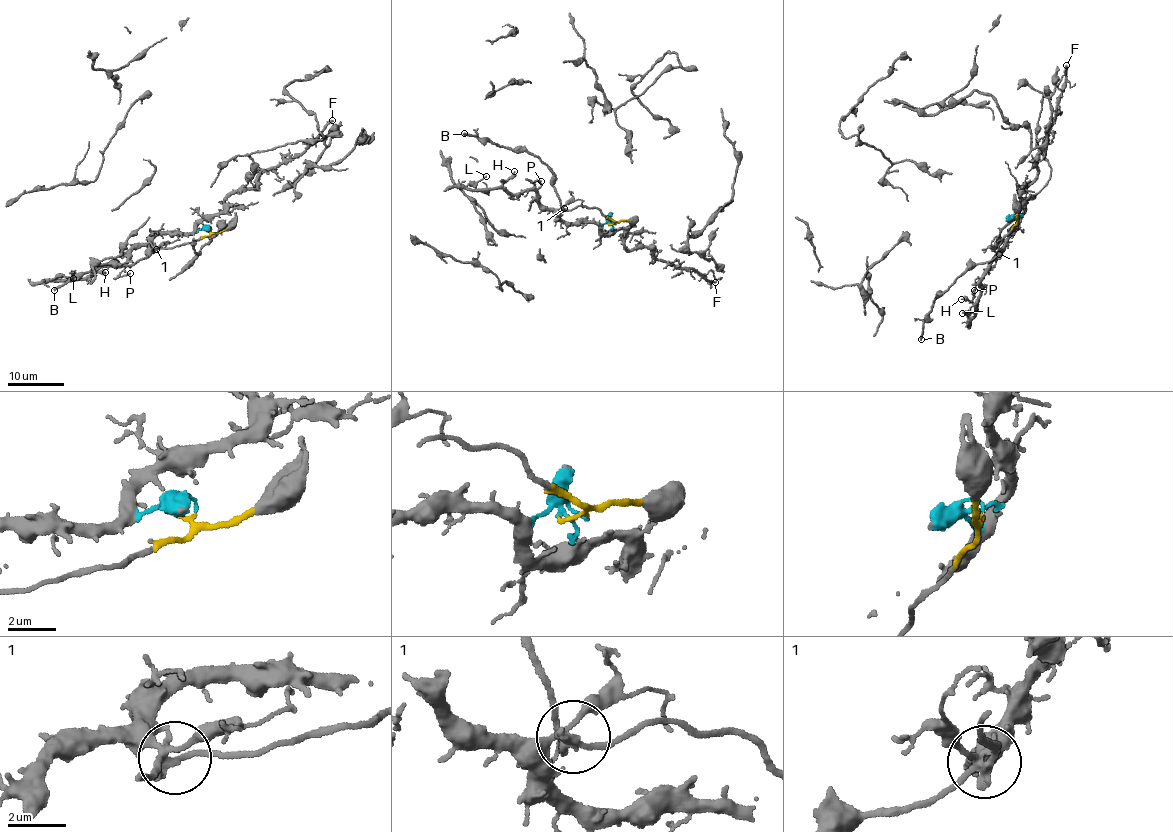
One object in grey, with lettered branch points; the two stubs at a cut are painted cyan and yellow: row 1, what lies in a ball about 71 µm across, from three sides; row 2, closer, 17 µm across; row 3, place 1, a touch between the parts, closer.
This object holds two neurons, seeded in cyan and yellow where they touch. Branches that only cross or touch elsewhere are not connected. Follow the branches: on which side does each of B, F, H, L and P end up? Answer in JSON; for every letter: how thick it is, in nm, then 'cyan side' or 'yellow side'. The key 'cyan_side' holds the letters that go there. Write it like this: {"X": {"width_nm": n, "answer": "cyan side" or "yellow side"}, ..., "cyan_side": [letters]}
{"B": {"width_nm": 260, "answer": "yellow side"}, "F": {"width_nm": 260, "answer": "cyan side"}, "H": {"width_nm": 190, "answer": "cyan side"}, "L": {"width_nm": 120, "answer": "cyan side"}, "P": {"width_nm": 130, "answer": "cyan side"}, "cyan_side": ["F", "H", "L", "P"]}

